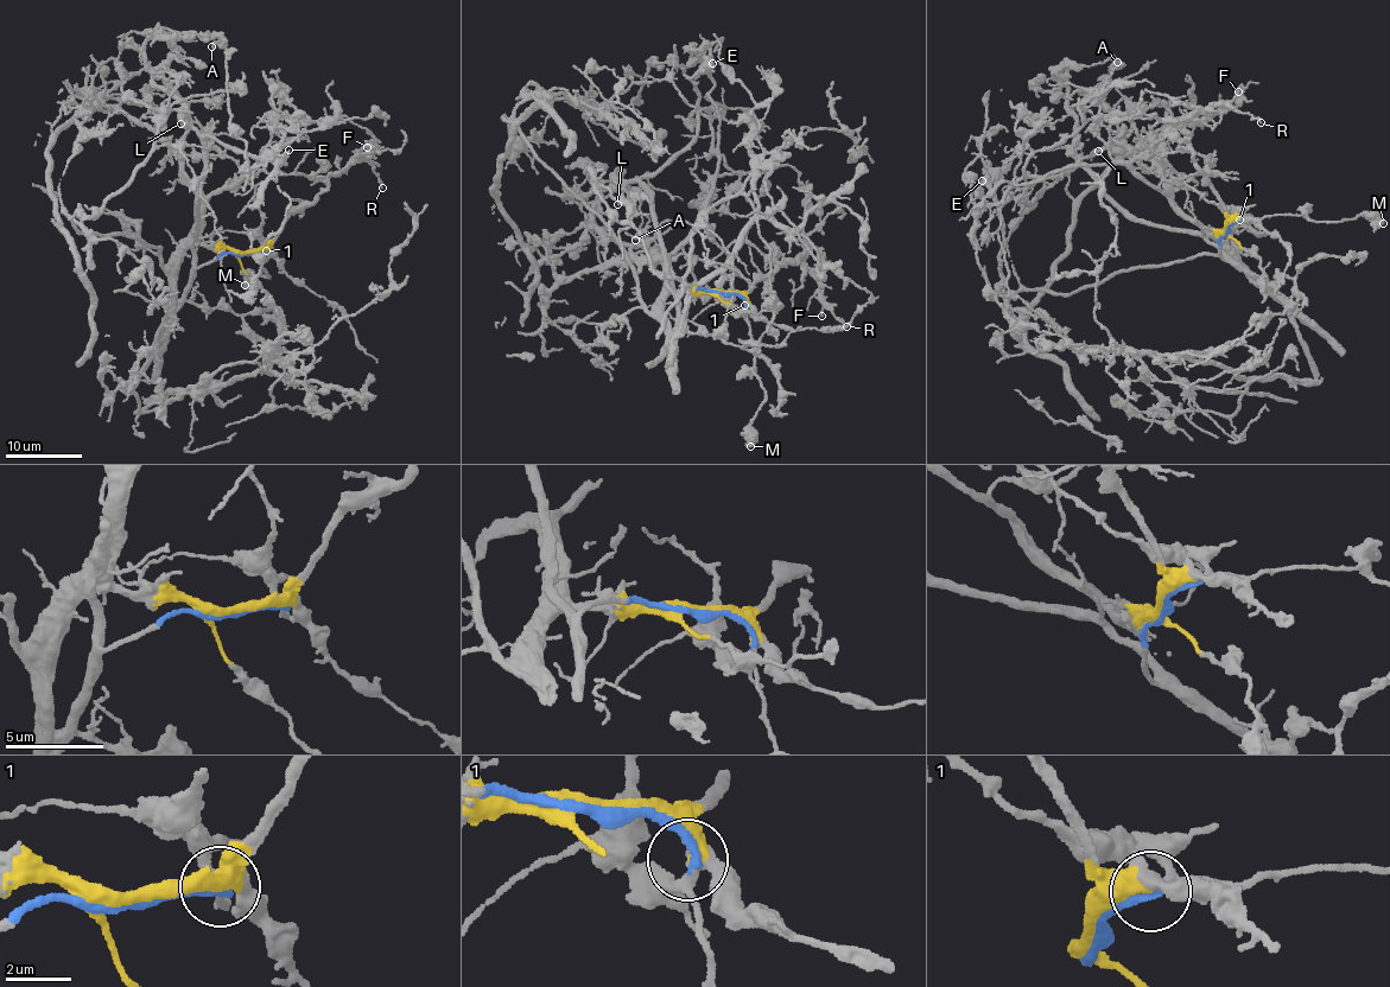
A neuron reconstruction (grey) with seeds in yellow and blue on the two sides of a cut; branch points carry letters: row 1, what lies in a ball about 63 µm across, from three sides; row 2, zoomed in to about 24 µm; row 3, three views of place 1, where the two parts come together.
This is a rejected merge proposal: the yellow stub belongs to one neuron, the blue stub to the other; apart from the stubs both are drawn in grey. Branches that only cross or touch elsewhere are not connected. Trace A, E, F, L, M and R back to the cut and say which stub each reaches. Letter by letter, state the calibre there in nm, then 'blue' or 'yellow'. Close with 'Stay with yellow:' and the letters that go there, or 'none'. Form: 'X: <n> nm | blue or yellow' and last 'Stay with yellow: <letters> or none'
A: 240 nm | blue
E: 160 nm | blue
F: 150 nm | yellow
L: 140 nm | blue
M: 650 nm | blue
R: 190 nm | yellow
Stay with yellow: F, R

